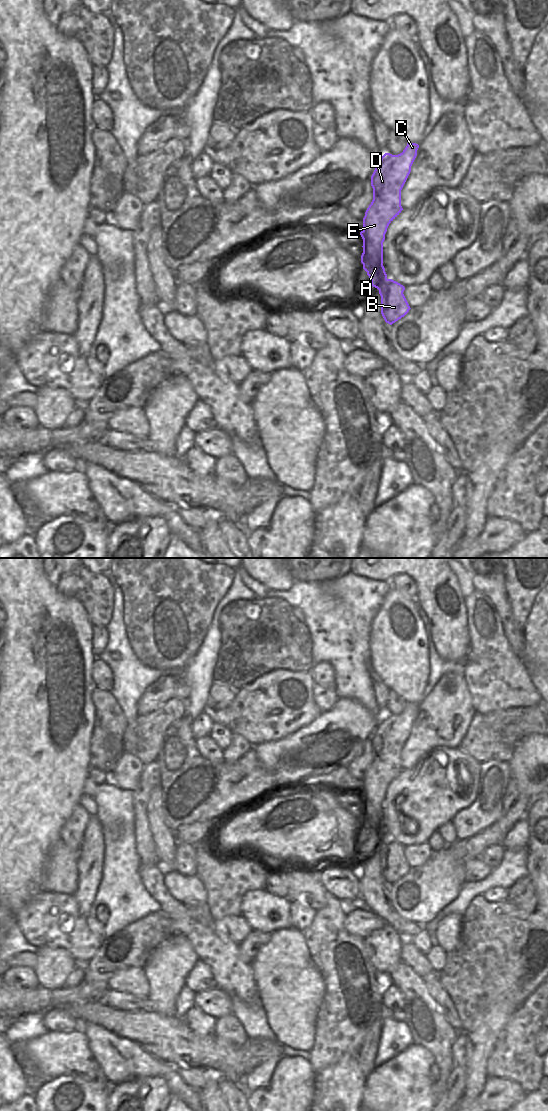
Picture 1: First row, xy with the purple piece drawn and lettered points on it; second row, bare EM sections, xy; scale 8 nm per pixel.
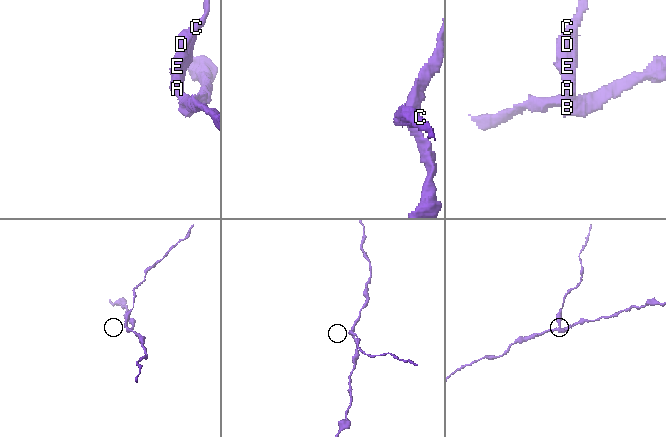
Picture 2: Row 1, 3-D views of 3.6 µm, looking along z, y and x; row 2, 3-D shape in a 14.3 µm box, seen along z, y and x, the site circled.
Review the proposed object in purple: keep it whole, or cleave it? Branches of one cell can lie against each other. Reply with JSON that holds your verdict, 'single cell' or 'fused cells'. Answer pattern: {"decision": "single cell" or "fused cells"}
{"decision": "fused cells"}

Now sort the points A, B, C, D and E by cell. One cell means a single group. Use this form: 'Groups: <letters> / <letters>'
Groups: A C D E / B.

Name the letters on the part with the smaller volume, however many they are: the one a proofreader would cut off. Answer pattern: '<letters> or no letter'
A, C, D, E

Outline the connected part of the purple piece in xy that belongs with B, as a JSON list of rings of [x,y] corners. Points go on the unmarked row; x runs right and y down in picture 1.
[[[387,839],[387,844],[379,851],[381,874],[390,885],[404,877],[411,869],[403,854],[404,850],[405,847],[400,843]]]

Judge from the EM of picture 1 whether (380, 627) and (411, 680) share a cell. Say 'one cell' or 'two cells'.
one cell

